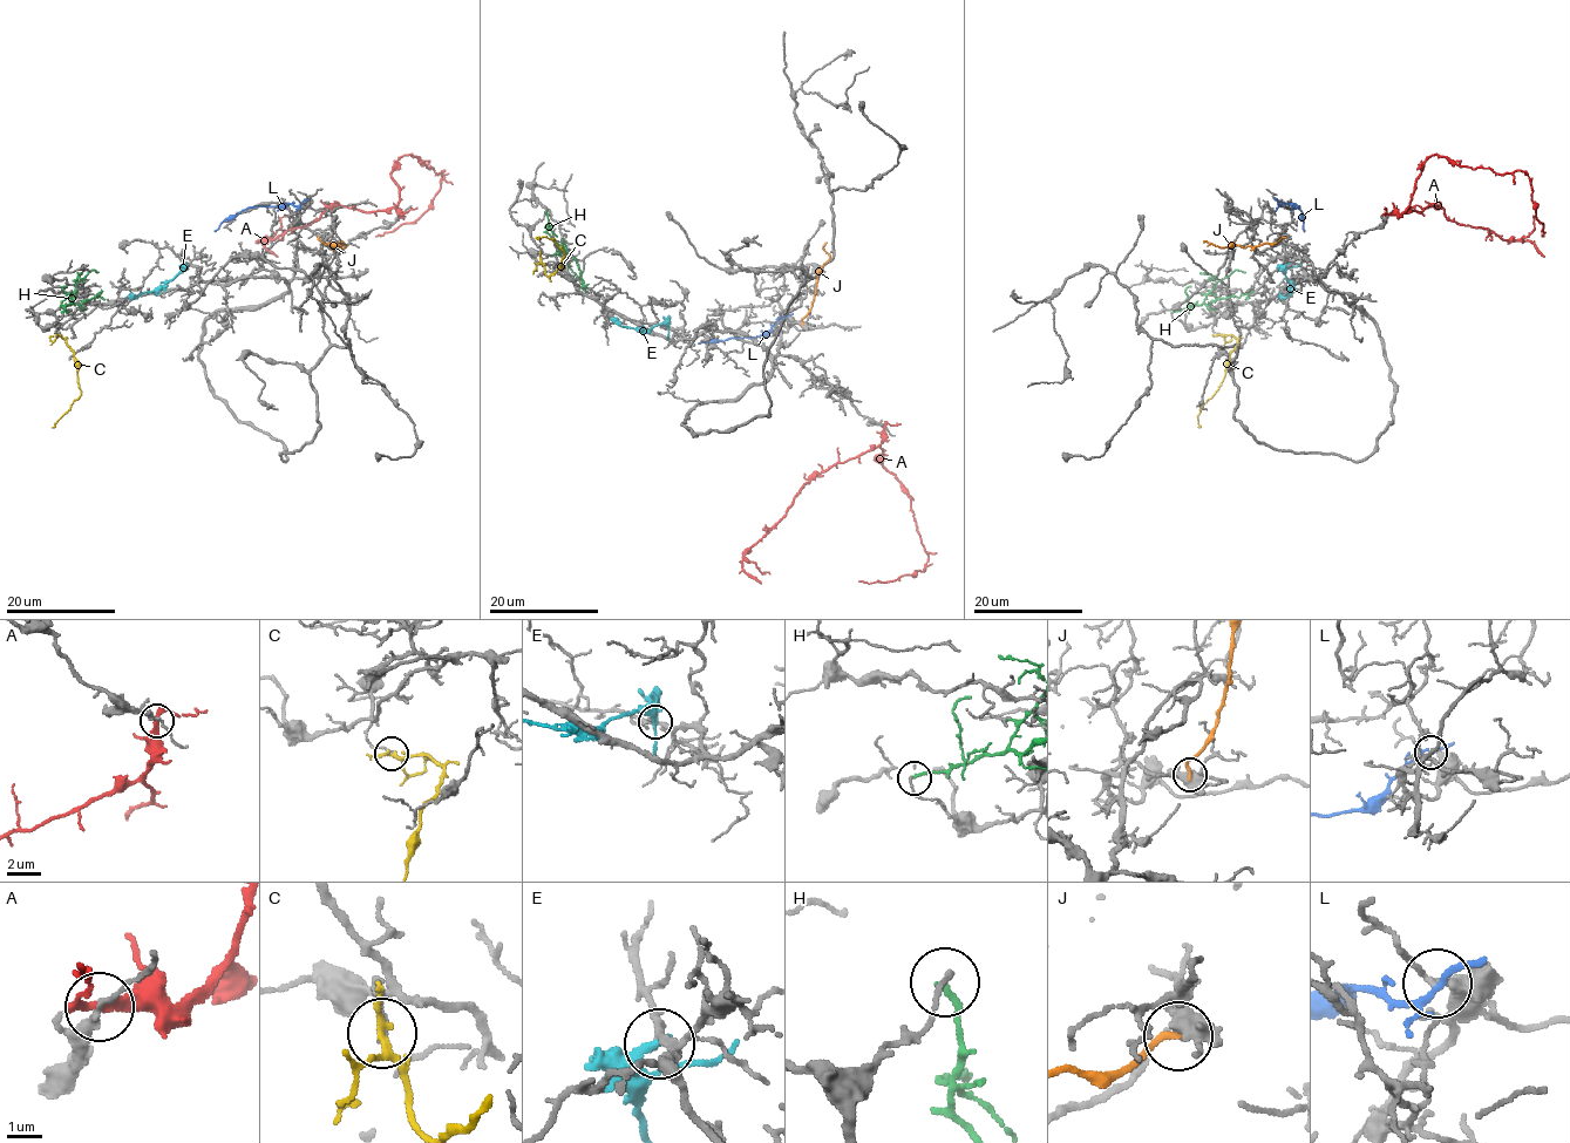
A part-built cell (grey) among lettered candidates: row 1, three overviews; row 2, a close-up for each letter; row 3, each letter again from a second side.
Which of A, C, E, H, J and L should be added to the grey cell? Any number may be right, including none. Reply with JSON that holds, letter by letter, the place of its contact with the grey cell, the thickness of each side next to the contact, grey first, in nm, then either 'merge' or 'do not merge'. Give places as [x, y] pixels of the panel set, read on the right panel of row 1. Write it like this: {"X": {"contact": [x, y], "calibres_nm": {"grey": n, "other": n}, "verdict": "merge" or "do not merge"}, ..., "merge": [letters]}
{"A": {"contact": [1387, 215], "calibres_nm": {"grey": 240, "other": 280}, "verdict": "do not merge"}, "C": {"contact": [1221, 334], "calibres_nm": {"grey": 120, "other": 160}, "verdict": "do not merge"}, "E": {"contact": [1288, 264], "calibres_nm": {"grey": 190, "other": 280}, "verdict": "do not merge"}, "H": {"contact": [1173, 313], "calibres_nm": {"grey": 140, "other": 170}, "verdict": "do not merge"}, "J": {"contact": [1284, 237], "calibres_nm": {"grey": 420, "other": 220}, "verdict": "do not merge"}, "L": {"contact": [1278, 203], "calibres_nm": {"grey": 160, "other": 150}, "verdict": "do not merge"}, "merge": []}

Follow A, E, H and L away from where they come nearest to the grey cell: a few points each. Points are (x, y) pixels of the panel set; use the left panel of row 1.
A: (401, 215), (393, 165), (403, 156), (416, 156), (436, 174), (444, 171), (441, 190), (416, 220), (375, 237)
E: (184, 264), (178, 274), (154, 291), (127, 298)
H: (61, 313), (63, 307), (80, 305), (99, 294), (106, 299)
L: (301, 202), (250, 206), (230, 215), (215, 231)

